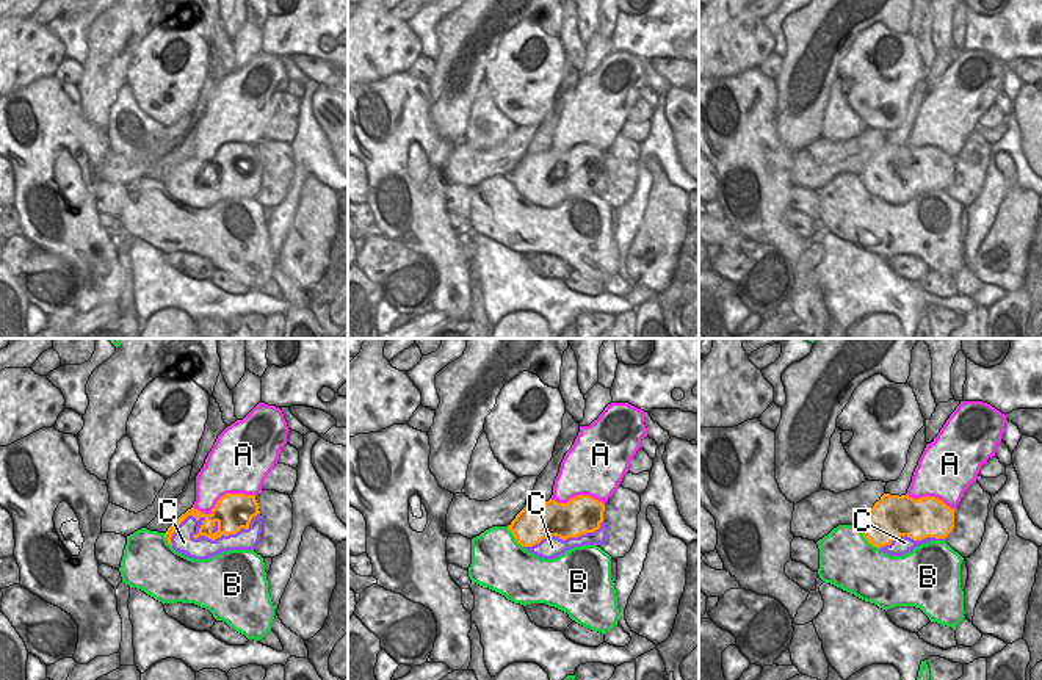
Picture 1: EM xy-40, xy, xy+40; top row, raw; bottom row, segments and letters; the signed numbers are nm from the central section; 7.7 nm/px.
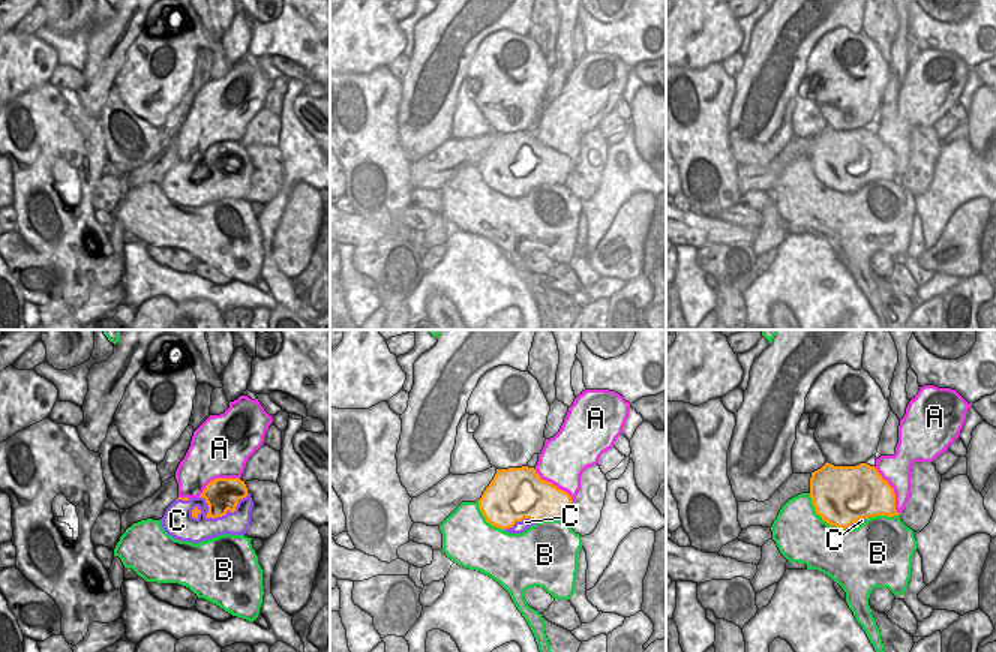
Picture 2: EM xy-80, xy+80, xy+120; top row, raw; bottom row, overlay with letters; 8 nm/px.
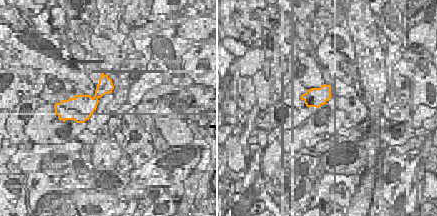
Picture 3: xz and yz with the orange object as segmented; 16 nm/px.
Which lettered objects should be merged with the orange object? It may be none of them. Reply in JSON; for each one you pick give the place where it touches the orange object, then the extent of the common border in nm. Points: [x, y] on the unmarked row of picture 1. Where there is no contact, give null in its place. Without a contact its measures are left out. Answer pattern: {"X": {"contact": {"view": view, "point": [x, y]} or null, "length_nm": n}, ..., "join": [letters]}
{"C": {"contact": {"view": "xy-40", "point": [199, 184]}, "length_nm": 750}, "join": ["C"]}

